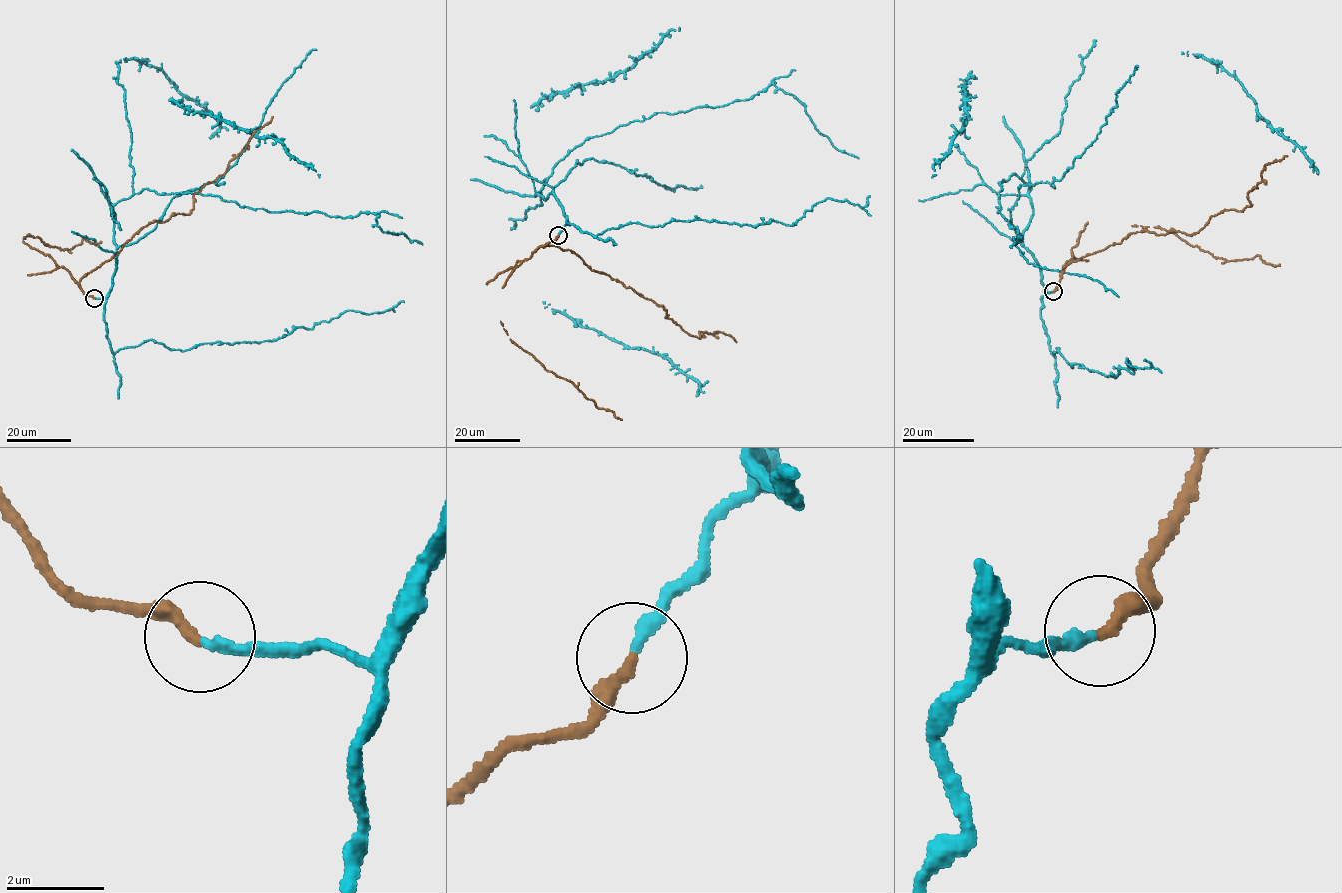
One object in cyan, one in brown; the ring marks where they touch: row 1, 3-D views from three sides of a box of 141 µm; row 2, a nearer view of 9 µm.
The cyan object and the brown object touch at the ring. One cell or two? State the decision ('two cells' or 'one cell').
one cell

